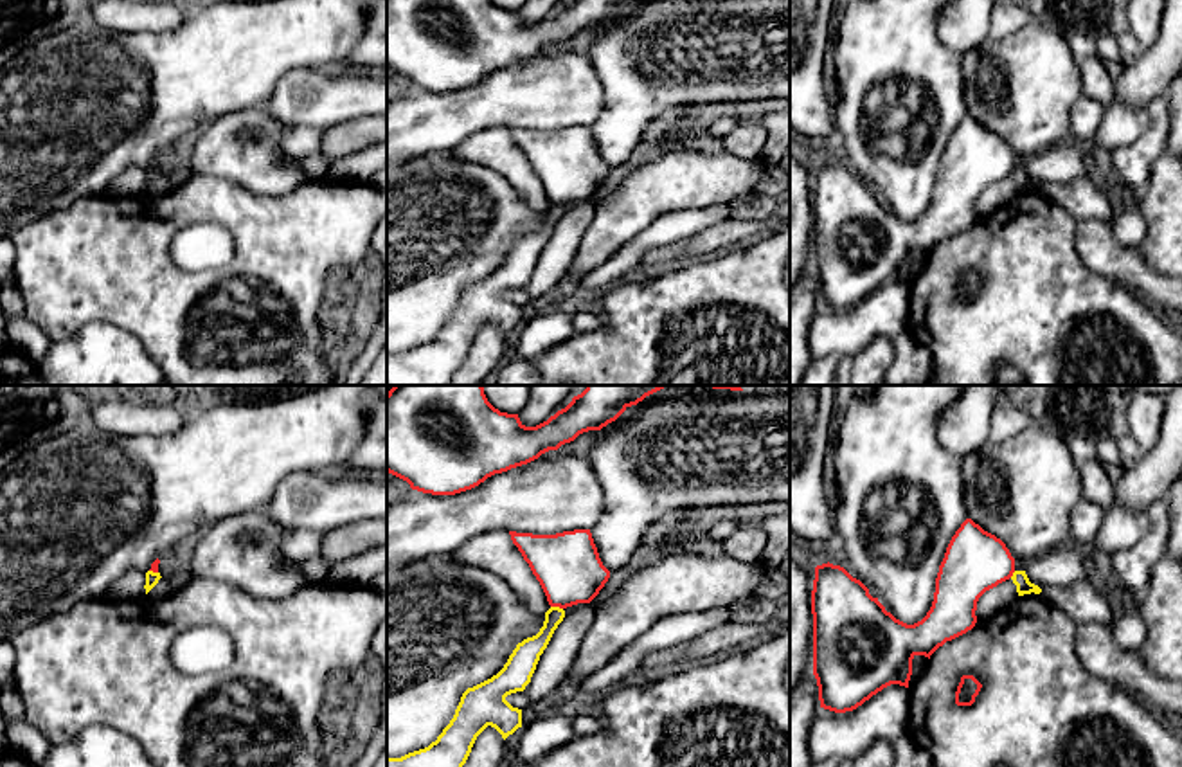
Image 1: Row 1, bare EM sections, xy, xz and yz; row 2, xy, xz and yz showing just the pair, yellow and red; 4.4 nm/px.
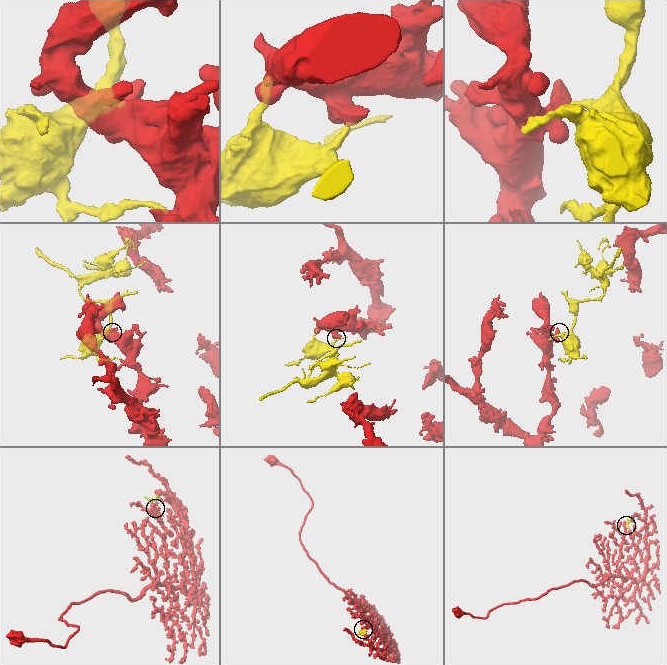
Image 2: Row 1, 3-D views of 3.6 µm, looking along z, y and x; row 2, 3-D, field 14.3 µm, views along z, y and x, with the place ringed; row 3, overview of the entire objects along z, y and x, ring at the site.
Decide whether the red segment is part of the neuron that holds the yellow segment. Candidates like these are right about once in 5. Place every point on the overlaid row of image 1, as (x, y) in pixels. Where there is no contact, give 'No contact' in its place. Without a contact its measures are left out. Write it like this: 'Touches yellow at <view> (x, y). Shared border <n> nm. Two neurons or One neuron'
Touches yellow at xz (556, 607). Shared border 60 nm. Two neurons

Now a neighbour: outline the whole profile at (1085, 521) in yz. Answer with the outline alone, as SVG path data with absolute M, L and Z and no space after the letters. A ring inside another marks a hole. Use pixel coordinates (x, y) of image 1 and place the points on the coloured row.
M1081 497L1070 513L1070 540L1092 546L1101 529L1103 519L1105 510Z

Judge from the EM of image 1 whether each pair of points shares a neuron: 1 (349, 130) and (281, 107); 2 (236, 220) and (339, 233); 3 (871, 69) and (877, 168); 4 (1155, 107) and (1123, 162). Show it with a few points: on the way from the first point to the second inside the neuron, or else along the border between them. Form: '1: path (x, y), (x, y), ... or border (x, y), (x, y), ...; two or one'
1: border (367, 116), (357, 116), (326, 128); two
2: path (261, 224), (272, 233), (313, 233); one
3: path (853, 94), (853, 125), (860, 143); one
4: path (1155, 121), (1155, 135), (1137, 153); one

